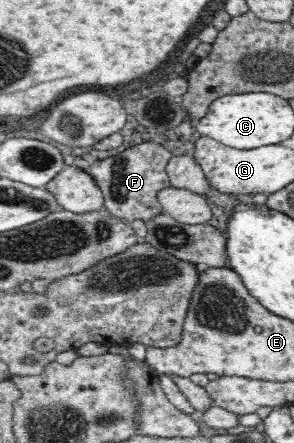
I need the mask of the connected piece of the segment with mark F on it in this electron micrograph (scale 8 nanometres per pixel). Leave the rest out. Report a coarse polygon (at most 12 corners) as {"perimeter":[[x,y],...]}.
{"perimeter":[[142,142],[89,161],[110,216],[146,223],[164,212],[171,153]]}

